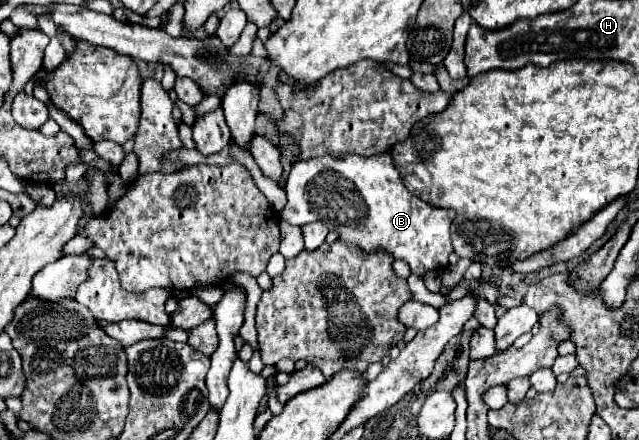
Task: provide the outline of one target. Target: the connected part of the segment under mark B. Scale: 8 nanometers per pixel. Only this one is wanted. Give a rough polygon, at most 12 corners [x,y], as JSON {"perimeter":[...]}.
{"perimeter":[[390,153],[298,161],[290,225],[448,267],[453,209],[412,195]]}

